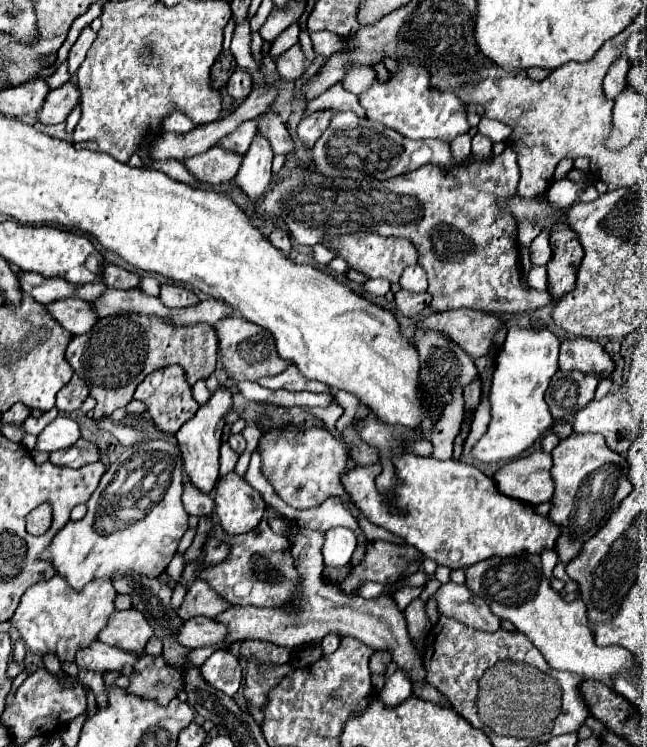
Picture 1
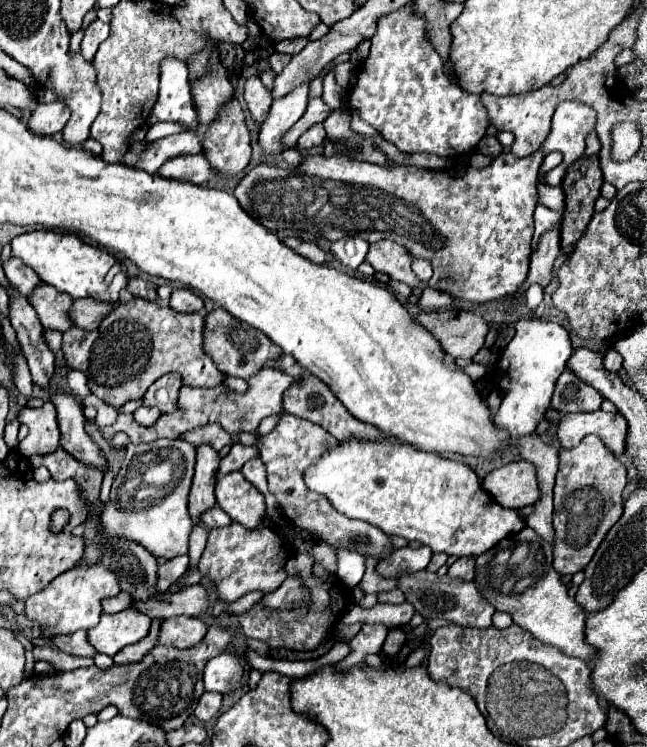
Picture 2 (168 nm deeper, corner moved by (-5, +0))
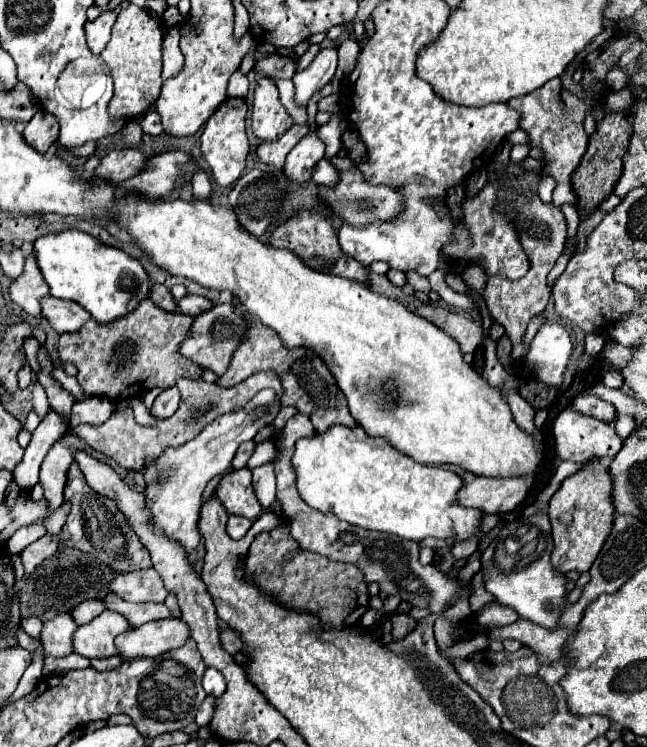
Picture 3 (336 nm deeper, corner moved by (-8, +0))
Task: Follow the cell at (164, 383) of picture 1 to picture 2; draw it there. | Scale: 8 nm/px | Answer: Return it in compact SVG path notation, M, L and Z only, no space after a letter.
M168 373L160 377L142 397L144 405L156 405L162 413L170 413L178 409L178 393L182 387L182 379L176 373Z

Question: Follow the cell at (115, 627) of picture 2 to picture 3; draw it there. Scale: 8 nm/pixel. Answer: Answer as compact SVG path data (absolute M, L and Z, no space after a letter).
M103 611L91 623L77 627L73 639L73 653L93 659L117 655L115 637L129 629L127 619L115 611Z

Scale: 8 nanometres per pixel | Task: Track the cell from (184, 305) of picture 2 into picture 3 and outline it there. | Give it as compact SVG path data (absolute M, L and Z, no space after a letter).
M187 293L181 301L179 301L179 311L183 315L191 315L191 317L197 317L205 311L209 311L213 307L213 303L207 299L207 297L201 297L201 295L191 295Z

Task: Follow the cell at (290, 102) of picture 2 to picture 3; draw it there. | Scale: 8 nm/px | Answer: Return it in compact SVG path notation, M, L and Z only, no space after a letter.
M337 47L321 49L315 61L305 71L299 71L293 77L297 105L307 105L307 101L333 79L335 69L337 69Z

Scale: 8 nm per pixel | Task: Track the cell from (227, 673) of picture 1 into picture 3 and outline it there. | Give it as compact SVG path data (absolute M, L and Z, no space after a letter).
M209 667L205 673L203 673L203 687L205 687L205 693L207 695L213 695L213 697L221 697L225 693L225 679L223 675Z

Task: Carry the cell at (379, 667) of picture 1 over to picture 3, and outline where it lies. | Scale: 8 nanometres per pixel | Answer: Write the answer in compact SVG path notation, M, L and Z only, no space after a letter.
M395 613L391 623L393 623L393 631L391 631L393 639L403 639L417 627L417 619L413 619L409 615L401 615L401 613Z

